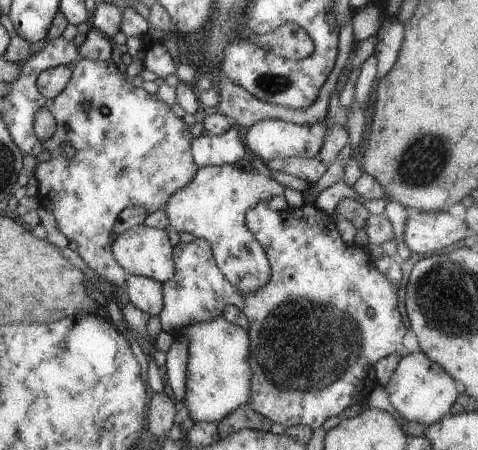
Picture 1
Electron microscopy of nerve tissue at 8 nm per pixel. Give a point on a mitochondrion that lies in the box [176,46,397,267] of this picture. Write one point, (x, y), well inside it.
(269, 84)

